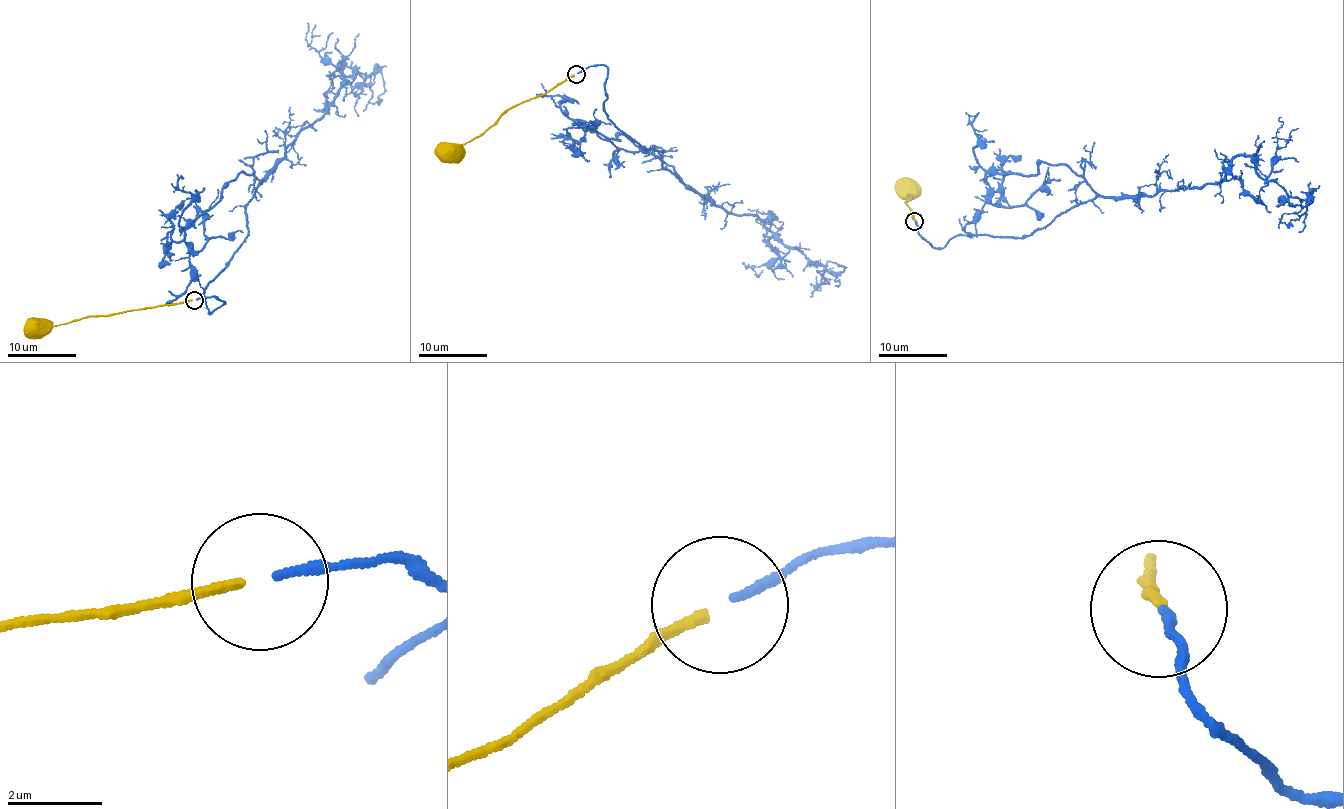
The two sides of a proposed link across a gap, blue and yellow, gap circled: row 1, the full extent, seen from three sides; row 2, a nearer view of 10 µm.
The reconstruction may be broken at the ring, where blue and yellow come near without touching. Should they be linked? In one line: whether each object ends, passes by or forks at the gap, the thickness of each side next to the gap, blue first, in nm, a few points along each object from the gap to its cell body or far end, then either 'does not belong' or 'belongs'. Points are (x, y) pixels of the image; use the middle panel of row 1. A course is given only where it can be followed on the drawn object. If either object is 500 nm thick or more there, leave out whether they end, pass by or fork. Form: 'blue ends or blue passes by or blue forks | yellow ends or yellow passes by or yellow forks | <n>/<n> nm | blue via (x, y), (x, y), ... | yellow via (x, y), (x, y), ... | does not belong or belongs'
blue ends | yellow ends | 180/200 nm | blue via (578, 73), (607, 67), (606, 117), (661, 164), (844, 267), (826, 260) | yellow via (573, 75), (541, 95), (507, 109), (484, 132), (464, 144), (452, 146), (448, 153) | belongs

